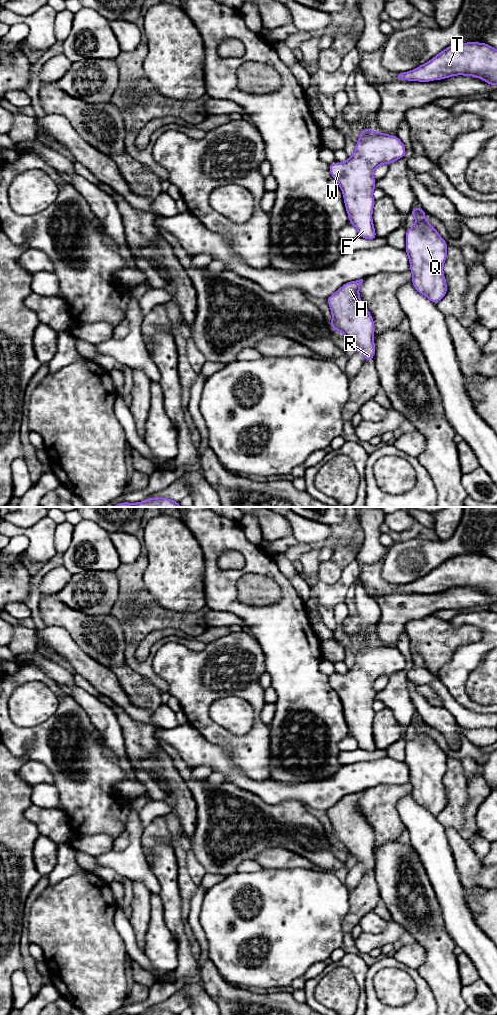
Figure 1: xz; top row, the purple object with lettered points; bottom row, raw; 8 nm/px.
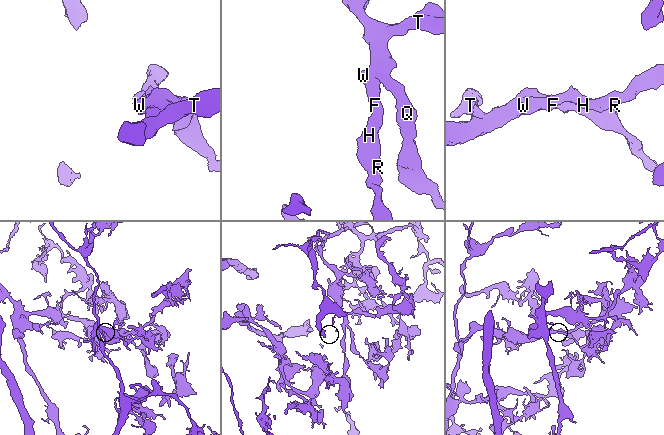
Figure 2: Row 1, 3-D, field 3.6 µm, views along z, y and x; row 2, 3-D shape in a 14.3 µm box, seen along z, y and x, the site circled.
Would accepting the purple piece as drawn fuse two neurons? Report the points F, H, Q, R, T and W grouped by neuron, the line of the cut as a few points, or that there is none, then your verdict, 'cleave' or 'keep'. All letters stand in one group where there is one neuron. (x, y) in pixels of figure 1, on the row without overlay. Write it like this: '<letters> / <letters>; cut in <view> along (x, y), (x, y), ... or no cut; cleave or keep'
F H Q R T W; no cut; keep

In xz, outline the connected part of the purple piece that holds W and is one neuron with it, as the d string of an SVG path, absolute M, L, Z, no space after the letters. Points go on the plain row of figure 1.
M369 639L360 642L360 651L356 655L355 664L347 673L329 676L330 686L342 702L350 736L357 740L359 749L368 752L377 750L372 733L372 723L375 715L372 704L377 698L373 690L374 682L381 676L390 677L392 674L403 670L405 665L406 660L397 648L375 644Z

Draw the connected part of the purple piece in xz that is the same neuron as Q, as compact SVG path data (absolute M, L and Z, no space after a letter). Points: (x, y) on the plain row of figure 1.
M412 719L416 735L406 743L406 764L415 801L437 816L447 805L443 776L447 755L426 732L423 720Z

